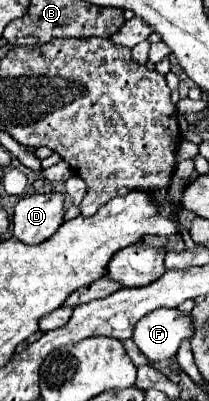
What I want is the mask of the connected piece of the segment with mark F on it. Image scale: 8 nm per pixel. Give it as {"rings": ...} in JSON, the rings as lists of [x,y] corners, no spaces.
{"rings":[[[159,308],[143,316],[135,324],[133,342],[135,346],[151,360],[169,360],[177,354],[179,344],[187,338],[193,338],[193,324],[189,314],[183,316],[179,310]]]}

